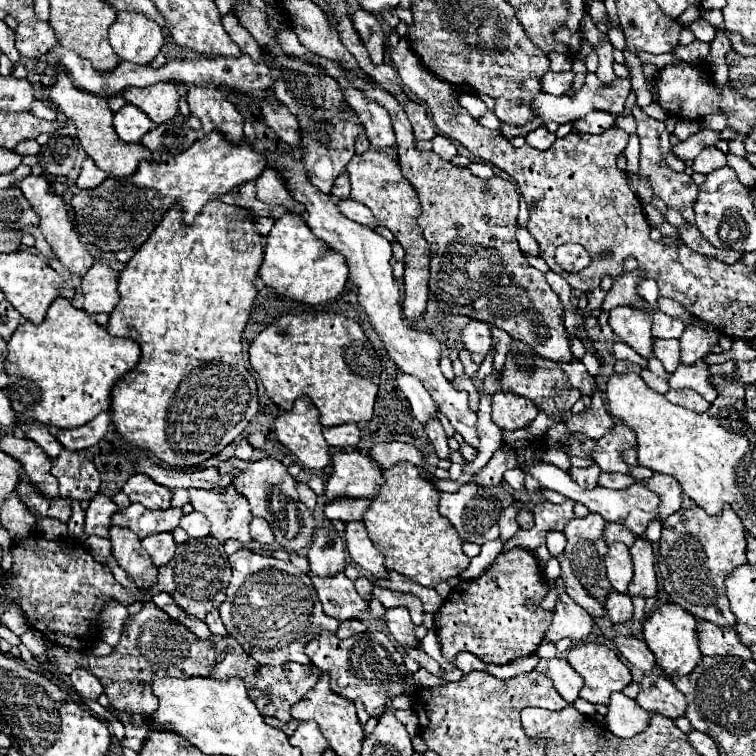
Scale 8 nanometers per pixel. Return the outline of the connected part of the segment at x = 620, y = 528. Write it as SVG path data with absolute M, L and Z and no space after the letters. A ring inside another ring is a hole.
M606 523L604 529L604 541L610 545L614 541L624 543L626 547L632 547L632 543L636 541L636 535L632 535L632 531L628 531L628 527L624 527L622 523Z

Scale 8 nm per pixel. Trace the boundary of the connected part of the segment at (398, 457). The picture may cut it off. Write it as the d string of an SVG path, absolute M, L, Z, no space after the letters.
M400 441L378 443L378 445L372 447L370 457L372 457L382 469L388 469L388 467L392 467L392 465L398 463L398 461L410 461L410 463L414 463L414 465L420 469L420 473L428 479L428 475L422 471L424 457L422 457L422 453L420 453L414 445L400 443Z

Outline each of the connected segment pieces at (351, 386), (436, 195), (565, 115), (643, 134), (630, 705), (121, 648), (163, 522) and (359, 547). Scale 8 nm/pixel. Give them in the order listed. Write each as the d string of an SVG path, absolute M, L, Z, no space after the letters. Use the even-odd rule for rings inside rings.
M302 313L302 315L284 315L276 323L268 325L250 345L250 365L258 373L268 397L282 409L292 409L294 399L308 395L318 407L322 425L344 425L356 423L362 425L372 419L374 399L380 385L380 357L374 351L364 329L354 321L338 313Z
M340 63L338 67L352 79L352 83L356 83L356 87L360 87L360 91L366 91L368 99L374 99L390 113L402 175L416 189L422 205L418 225L430 245L430 293L438 307L452 315L468 315L476 321L486 321L506 331L512 339L528 343L540 357L572 361L564 327L564 307L548 285L544 273L528 265L516 241L520 195L514 183L498 175L480 179L472 175L470 169L454 167L432 151L418 151L414 147L416 141L408 117L394 95L380 89L378 83L360 77L356 71L346 69ZM464 289L472 291L472 299L464 299ZM452 303L456 303L458 313L452 309Z
M590 73L586 75L586 81L584 81L584 87L580 91L576 91L572 97L568 95L562 95L562 97L556 97L556 95L548 95L548 93L538 93L536 99L532 101L532 109L536 111L536 115L544 121L544 123L550 123L550 121L556 121L556 123L568 123L568 121L576 121L580 117L584 117L586 113L598 109L598 111L608 111L608 113L622 113L624 109L624 101L626 97L630 95L632 91L632 85L630 85L630 79L622 79L622 77L616 77L612 83L602 83L598 79L596 73Z
M634 107L632 109L632 115L636 117L638 121L638 137L640 137L640 177L648 181L654 197L662 199L668 207L672 209L682 209L682 207L694 207L696 205L696 199L698 199L698 193L700 193L700 187L694 183L694 179L690 175L686 175L684 171L674 171L670 167L662 167L664 159L668 157L672 145L670 145L670 133L664 125L664 121L656 121L649 116L644 115L640 111L640 107Z
M612 693L606 713L606 727L616 737L634 737L642 733L650 723L648 711L644 711L634 699L624 693Z
M146 601L142 611L130 615L124 621L120 643L108 657L94 657L88 667L98 679L102 679L104 691L114 709L152 715L158 707L158 699L150 689L154 675L158 677L212 677L218 681L228 681L240 677L246 681L250 699L256 703L258 711L266 717L278 717L280 721L292 721L290 707L302 699L302 695L318 683L320 669L314 665L286 663L286 665L260 665L256 663L236 639L212 635L210 639L198 639L184 625L170 619L152 601Z
M130 503L128 507L122 507L112 515L112 525L126 527L132 533L136 533L140 539L148 535L156 535L162 531L174 531L178 527L178 521L182 517L182 509L170 507L170 509L148 509L140 503Z
M362 521L346 523L346 545L352 561L358 563L364 571L378 579L384 579L384 575L388 575L384 567L384 555L368 539L368 531L364 529Z

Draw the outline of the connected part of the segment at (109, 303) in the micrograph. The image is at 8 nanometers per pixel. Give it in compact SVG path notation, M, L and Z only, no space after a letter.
M94 263L82 277L82 293L86 313L110 313L120 301L118 273L106 263Z

